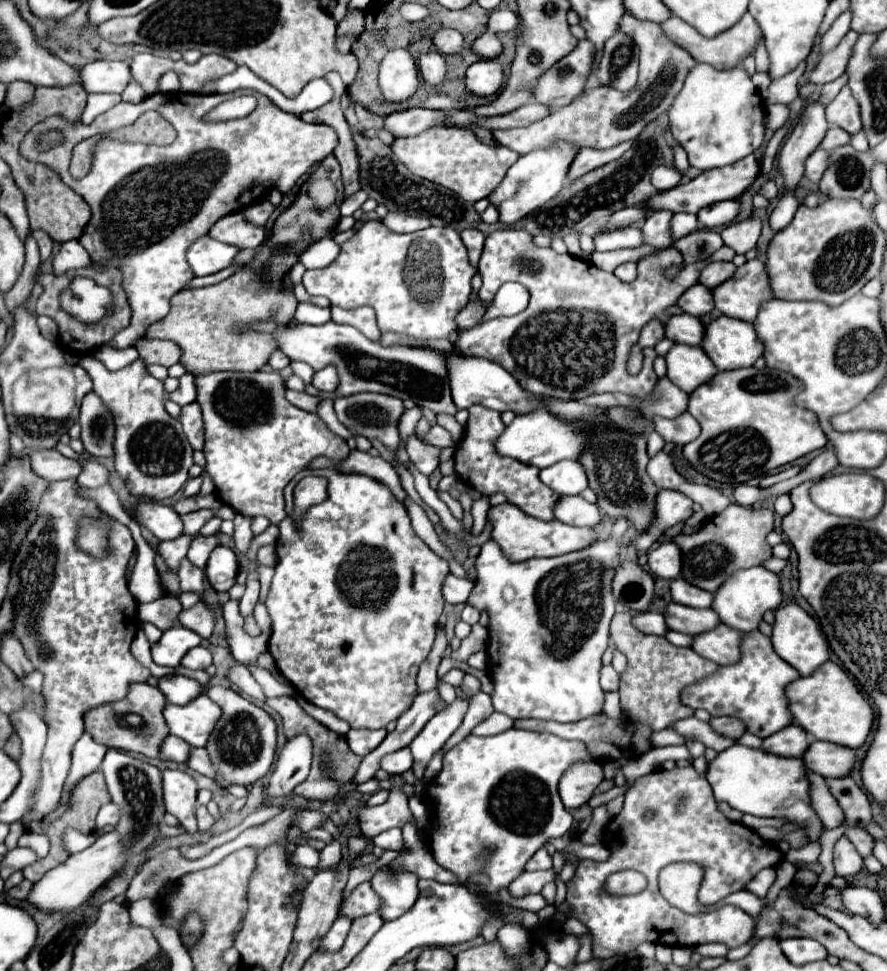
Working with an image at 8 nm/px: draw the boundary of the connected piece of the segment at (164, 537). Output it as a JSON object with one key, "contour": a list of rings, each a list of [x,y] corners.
{"contour":[[[139,503],[133,511],[133,515],[159,539],[159,541],[169,541],[177,539],[183,533],[183,521],[175,513],[173,507],[161,505],[161,503]]]}

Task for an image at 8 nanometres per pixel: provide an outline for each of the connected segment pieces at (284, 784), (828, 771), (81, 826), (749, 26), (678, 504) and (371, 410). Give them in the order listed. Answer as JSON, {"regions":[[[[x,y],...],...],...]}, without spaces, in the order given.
{"regions":[[[[295,737],[287,741],[283,751],[277,757],[277,765],[271,773],[267,785],[267,799],[275,801],[279,797],[289,795],[305,777],[311,767],[311,741],[309,737]]],[[[813,741],[803,757],[803,763],[809,771],[825,779],[839,779],[853,771],[855,751],[827,741]]],[[[101,771],[91,773],[91,775],[83,777],[81,781],[77,781],[75,787],[69,791],[69,805],[67,805],[65,813],[63,813],[61,817],[53,819],[53,821],[47,825],[45,835],[51,839],[51,851],[49,851],[49,855],[47,855],[45,859],[39,859],[39,861],[37,861],[35,865],[31,865],[31,867],[25,867],[25,869],[23,869],[25,879],[37,883],[37,881],[43,877],[43,873],[45,873],[43,867],[49,867],[49,869],[51,869],[51,867],[57,867],[57,865],[59,865],[59,837],[63,835],[63,831],[65,831],[67,827],[73,827],[73,829],[77,829],[77,831],[81,831],[81,833],[93,833],[93,831],[95,831],[97,811],[99,811],[105,803],[109,803],[109,801],[111,801],[111,795],[109,795],[109,791],[107,791],[107,785],[105,785],[105,779],[103,779],[103,773],[101,773]]],[[[745,13],[745,17],[743,17],[737,25],[733,25],[731,29],[727,29],[727,31],[723,31],[721,35],[711,37],[711,39],[709,39],[709,37],[703,37],[697,29],[693,29],[689,23],[683,23],[683,19],[679,19],[679,17],[675,17],[675,15],[669,17],[667,21],[663,21],[661,25],[663,25],[663,31],[665,31],[675,43],[683,45],[683,49],[687,49],[687,51],[691,53],[691,57],[695,57],[695,61],[713,65],[713,67],[717,67],[717,69],[729,69],[729,67],[741,65],[745,57],[749,57],[749,55],[755,53],[759,41],[763,39],[757,21],[755,21],[749,13]]],[[[661,489],[657,497],[657,507],[655,507],[657,519],[653,521],[653,529],[647,533],[639,535],[635,541],[635,547],[639,553],[645,553],[669,527],[677,525],[679,521],[685,521],[693,515],[693,501],[673,489]]],[[[357,393],[349,397],[337,397],[335,399],[335,413],[339,421],[349,429],[355,431],[363,437],[377,437],[389,451],[395,453],[397,443],[399,443],[399,417],[403,415],[403,401],[397,397],[387,397],[379,393]]]]}

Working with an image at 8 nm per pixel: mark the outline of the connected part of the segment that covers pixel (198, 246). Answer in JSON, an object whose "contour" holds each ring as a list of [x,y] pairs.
{"contour":[[[207,235],[195,241],[195,245],[191,245],[191,249],[187,251],[187,261],[195,275],[211,275],[229,267],[237,253],[239,247],[219,243]]]}

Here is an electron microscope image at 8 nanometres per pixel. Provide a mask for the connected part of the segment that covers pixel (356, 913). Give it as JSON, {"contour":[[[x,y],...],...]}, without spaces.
{"contour":[[[361,883],[357,889],[353,889],[353,893],[347,899],[343,899],[341,913],[345,917],[357,919],[361,915],[379,913],[381,905],[383,905],[383,899],[371,889],[371,885],[369,883]]]}

